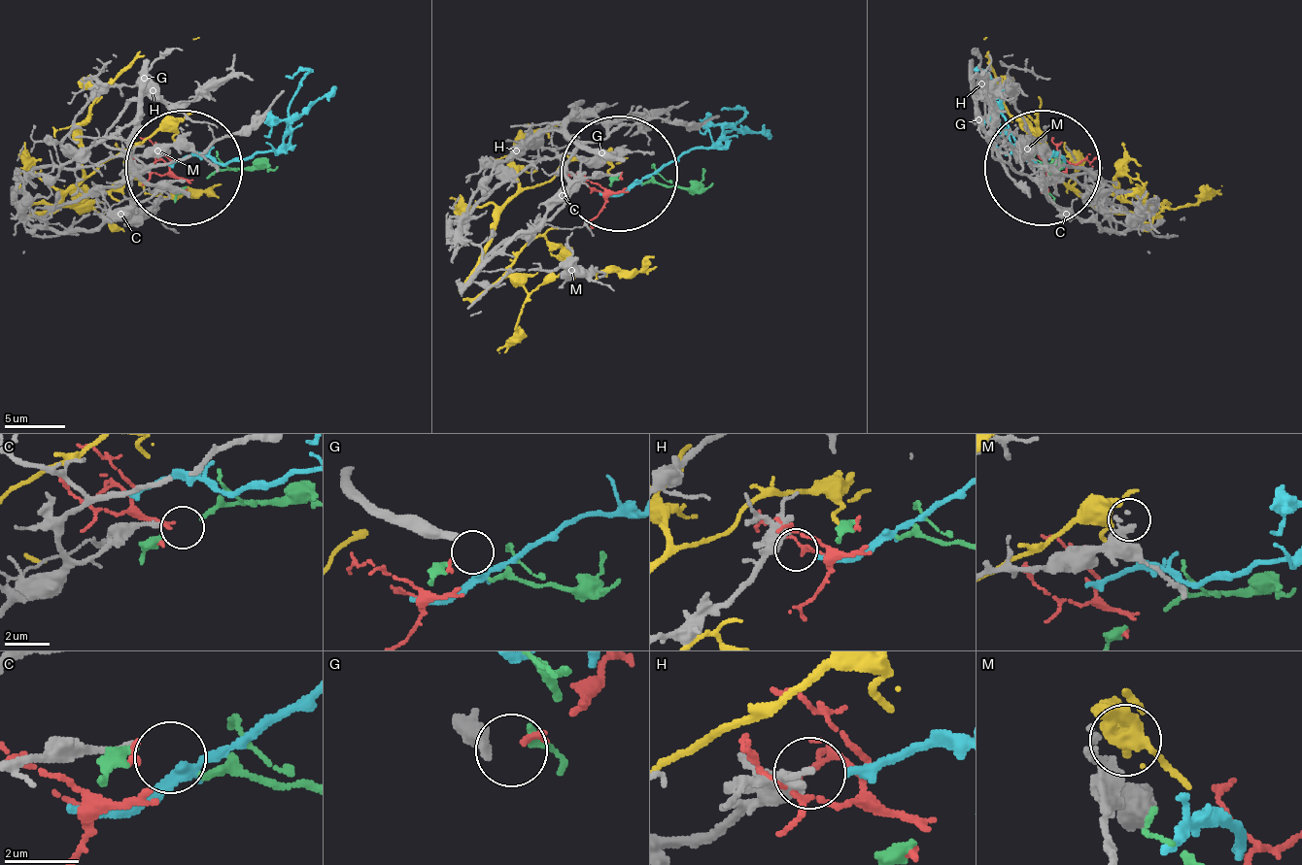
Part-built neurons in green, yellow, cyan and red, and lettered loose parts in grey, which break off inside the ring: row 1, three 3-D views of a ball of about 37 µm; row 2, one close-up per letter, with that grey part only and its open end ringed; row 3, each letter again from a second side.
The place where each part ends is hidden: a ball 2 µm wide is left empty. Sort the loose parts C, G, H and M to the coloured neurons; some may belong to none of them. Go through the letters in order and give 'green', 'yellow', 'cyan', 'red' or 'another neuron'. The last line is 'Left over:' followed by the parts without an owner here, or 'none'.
C: another neuron
G: red
H: cyan
M: another neuron
Left over: C, M

